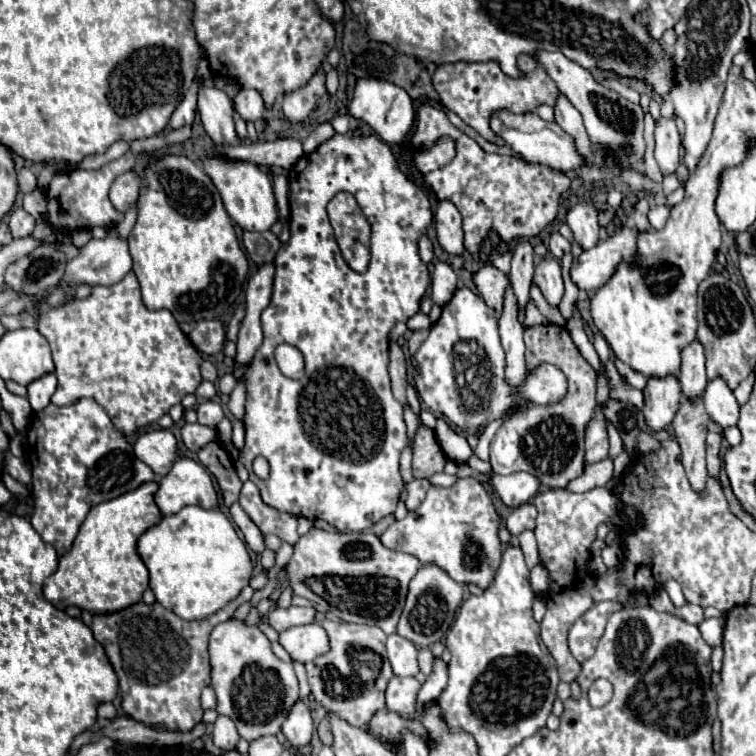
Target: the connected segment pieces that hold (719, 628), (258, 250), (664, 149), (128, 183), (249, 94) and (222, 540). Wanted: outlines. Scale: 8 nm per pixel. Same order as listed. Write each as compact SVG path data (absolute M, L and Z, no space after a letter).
M721 617L705 619L705 621L699 625L699 631L701 631L703 639L705 639L711 647L721 645L721 633L723 633L723 621L721 621Z
M243 231L243 245L249 253L249 257L255 263L267 263L273 261L281 241L275 233L271 231L263 231L263 233L251 233L251 231Z
M659 117L655 121L655 159L663 173L675 173L679 167L679 129L673 119Z
M133 171L123 173L113 181L109 199L117 211L127 213L135 205L137 197L139 197L139 177Z
M241 89L235 97L233 97L233 103L235 103L235 109L239 111L239 115L245 119L245 121L257 121L261 119L263 111L265 111L265 103L263 103L263 97L259 91L255 89Z
M187 505L179 513L167 515L157 525L149 527L137 541L137 553L149 569L149 587L155 593L157 603L185 621L203 619L219 611L227 601L239 595L239 591L249 583L253 571L247 547L237 537L231 521L219 509L203 509L199 505Z

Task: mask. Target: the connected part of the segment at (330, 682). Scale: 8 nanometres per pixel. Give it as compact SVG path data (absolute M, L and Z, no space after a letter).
M323 619L319 625L329 635L329 651L305 665L311 695L325 711L335 711L351 725L365 727L371 713L385 707L385 689L393 677L385 651L387 635L379 627L337 623L331 619Z

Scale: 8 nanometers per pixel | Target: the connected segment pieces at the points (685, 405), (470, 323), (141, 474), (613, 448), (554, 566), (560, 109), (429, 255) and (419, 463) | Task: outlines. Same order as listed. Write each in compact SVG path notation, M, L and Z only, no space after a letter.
M681 399L677 415L671 423L677 443L681 447L681 463L695 491L703 491L707 469L705 469L705 435L709 415L703 409L701 399Z
M463 287L457 289L453 299L443 307L443 313L439 321L431 327L429 337L421 343L417 353L413 355L419 363L419 369L415 369L415 387L419 399L425 403L425 407L435 413L437 417L445 417L451 425L459 427L465 433L481 435L483 427L495 419L505 419L511 415L511 411L521 409L525 405L553 405L559 403L567 395L567 377L561 369L549 363L541 363L535 367L533 383L525 383L519 387L511 387L505 381L505 351L499 343L497 333L497 313L491 309L479 295L475 295L471 289Z
M81 399L67 407L47 405L43 411L35 413L33 423L27 431L25 461L29 463L31 475L33 475L31 525L45 543L55 547L57 555L63 555L63 553L67 553L67 549L71 549L71 543L73 543L81 523L85 521L89 509L95 503L115 499L119 495L135 491L143 483L155 481L155 473L135 457L129 439L119 429L113 427L105 409L99 407L91 399Z
M613 425L607 427L607 433L609 433L609 459L615 459L623 449L623 441L621 441L621 437Z
M595 487L587 493L571 493L567 489L547 489L539 495L533 497L531 501L537 507L537 527L535 527L535 537L539 545L539 559L541 565L549 569L551 575L551 591L547 595L547 613L541 621L541 639L547 645L549 653L553 655L557 663L557 671L561 681L575 681L579 673L579 663L575 657L571 657L569 647L567 647L567 631L569 627L595 603L603 599L613 599L613 601L627 601L629 593L627 589L619 587L619 565L609 569L603 577L595 577L587 569L587 561L590 560L589 545L595 539L597 525L607 523L613 519L621 505L607 491L607 487Z
M559 93L557 103L555 103L555 121L563 131L567 131L571 137L575 137L575 145L581 155L587 155L591 161L595 161L595 155L591 153L591 141L587 137L587 131L583 127L581 113L567 101L563 93Z
M423 235L423 237L419 239L419 255L421 255L421 261L423 261L423 263L429 263L429 261L433 259L433 245L431 245L431 241L427 239L427 235Z
M419 427L415 441L413 441L413 477L421 479L421 477L431 477L435 473L443 471L447 457L441 451L435 433L427 427Z

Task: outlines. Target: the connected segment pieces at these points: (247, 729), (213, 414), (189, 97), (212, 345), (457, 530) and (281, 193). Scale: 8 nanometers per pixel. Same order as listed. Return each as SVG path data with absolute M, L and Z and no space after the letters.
M251 609L245 621L229 619L219 623L209 637L211 687L217 695L215 709L219 715L233 719L239 735L247 741L277 735L299 695L293 665L281 661L271 651L269 639L255 627L259 619L257 609Z
M203 401L197 405L197 415L199 415L201 425L215 429L217 423L223 419L223 409L217 401Z
M191 87L185 93L183 101L177 105L177 109L171 115L171 127L173 129L179 129L181 125L193 123L193 119L195 119L195 101L197 101L197 89Z
M203 319L189 333L189 339L203 355L215 355L223 349L225 343L223 323L219 319Z
M463 477L451 487L431 487L419 507L389 525L379 539L387 549L415 555L425 565L435 563L457 583L477 583L485 589L501 561L497 527L499 517L485 487L475 477Z
M273 175L273 191L275 191L275 199L277 199L277 205L279 205L279 213L281 217L289 217L289 205L287 205L287 191L289 191L289 185L287 185L287 177L285 175Z

